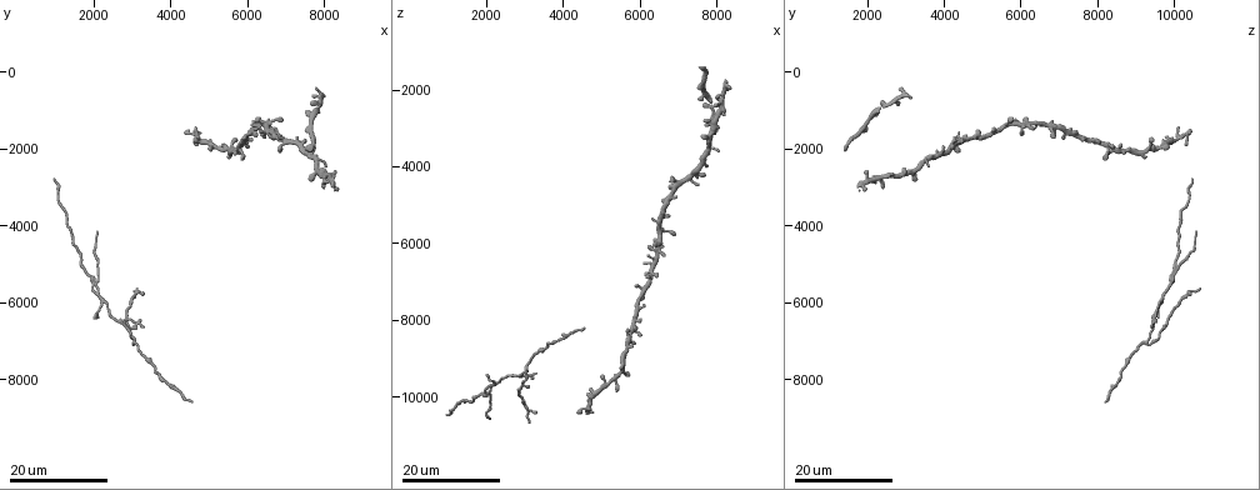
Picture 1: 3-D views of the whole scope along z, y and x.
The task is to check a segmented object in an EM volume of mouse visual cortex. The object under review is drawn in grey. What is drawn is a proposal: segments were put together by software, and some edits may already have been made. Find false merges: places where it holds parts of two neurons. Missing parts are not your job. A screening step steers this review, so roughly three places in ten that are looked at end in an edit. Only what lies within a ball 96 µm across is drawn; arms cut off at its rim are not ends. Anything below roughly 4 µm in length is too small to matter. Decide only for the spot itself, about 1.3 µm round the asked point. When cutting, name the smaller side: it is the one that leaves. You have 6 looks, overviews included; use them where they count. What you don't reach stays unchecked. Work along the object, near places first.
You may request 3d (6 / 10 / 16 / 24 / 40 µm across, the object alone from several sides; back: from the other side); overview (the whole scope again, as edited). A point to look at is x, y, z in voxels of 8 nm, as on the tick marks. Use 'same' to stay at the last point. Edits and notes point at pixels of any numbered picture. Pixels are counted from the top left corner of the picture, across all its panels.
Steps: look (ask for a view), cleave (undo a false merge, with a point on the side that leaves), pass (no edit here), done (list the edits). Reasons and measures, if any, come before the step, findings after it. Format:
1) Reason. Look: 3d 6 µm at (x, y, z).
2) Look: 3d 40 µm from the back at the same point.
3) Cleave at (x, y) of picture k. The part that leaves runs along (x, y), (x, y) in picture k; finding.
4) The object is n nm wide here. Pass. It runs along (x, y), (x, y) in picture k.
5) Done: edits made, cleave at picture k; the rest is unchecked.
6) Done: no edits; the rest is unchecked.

Three arms meet. Look: 3d 24 µm at (2250, 5900, 9600).

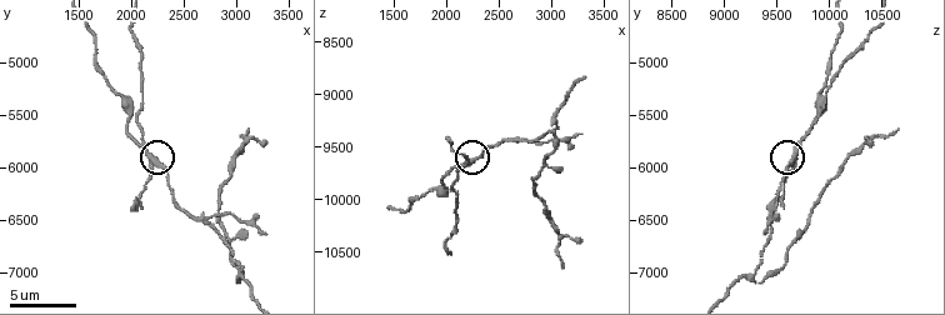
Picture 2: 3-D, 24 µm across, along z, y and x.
Look: 3d 6 µm at (2220, 5960, 9640).

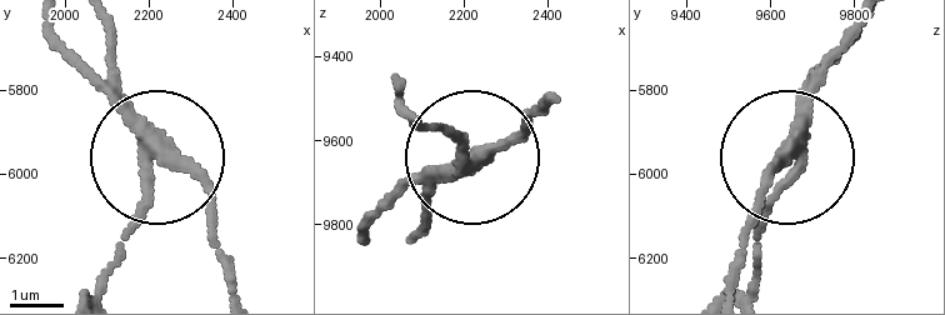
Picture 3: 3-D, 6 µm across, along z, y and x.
The object is 250 nm wide here. Cleave at (144, 198) of picture 3. Two neurons meet here.

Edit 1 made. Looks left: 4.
Redraw. Look: overview.

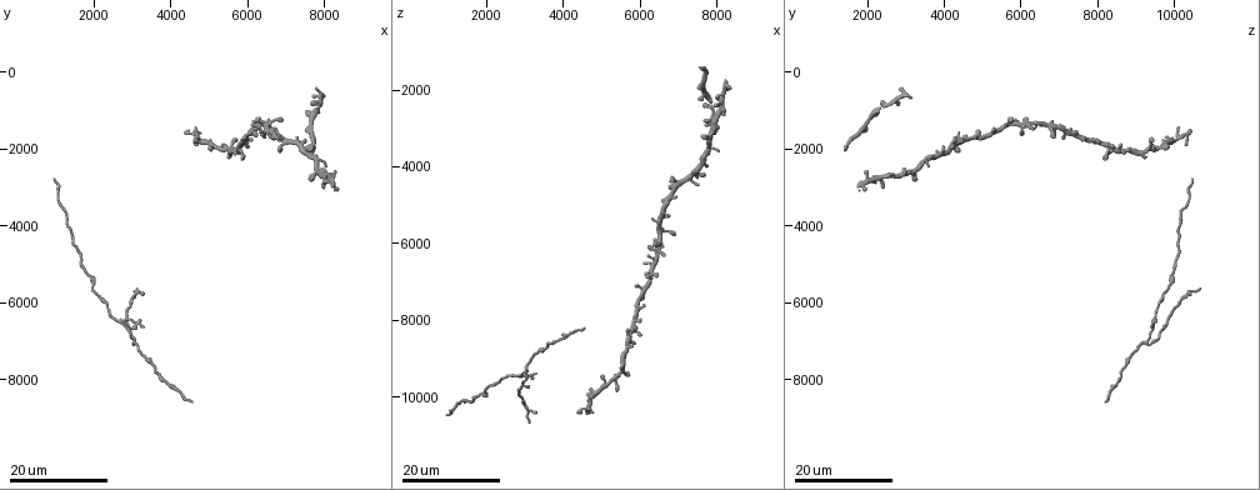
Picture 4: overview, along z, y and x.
Branch point. Look: 3d 24 µm at (3000, 7100, 9300).

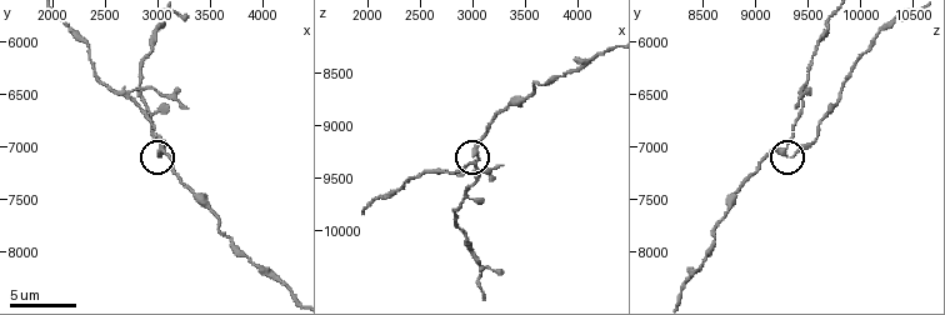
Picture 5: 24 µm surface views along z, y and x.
Zoom in. Look: 3d 6 µm at (3000, 7060, 9260).

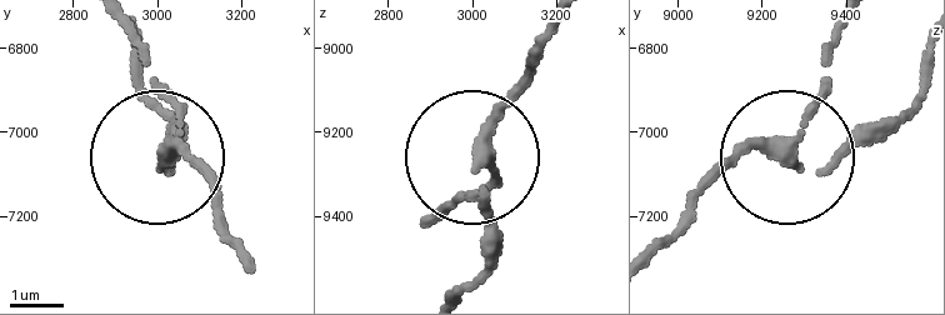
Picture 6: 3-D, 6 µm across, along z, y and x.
The object is 200 nm wide here. Pass. It runs along (431, 216), (475, 198), (494, 171), (475, 166), (485, 279) in picture 6; one neuron here.

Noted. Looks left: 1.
Done: edits made, cleave at picture 3; the rest is unchecked.

